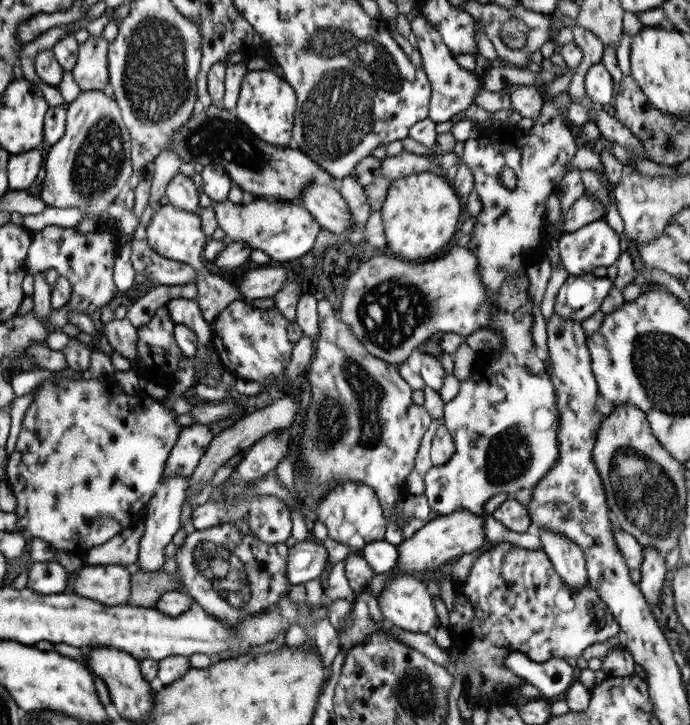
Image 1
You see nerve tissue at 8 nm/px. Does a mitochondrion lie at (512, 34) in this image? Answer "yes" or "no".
yes

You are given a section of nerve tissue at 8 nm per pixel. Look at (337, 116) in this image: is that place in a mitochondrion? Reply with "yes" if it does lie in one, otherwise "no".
yes

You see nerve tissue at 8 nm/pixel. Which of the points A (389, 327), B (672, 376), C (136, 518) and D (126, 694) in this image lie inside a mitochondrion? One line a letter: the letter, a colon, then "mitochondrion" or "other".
A: mitochondrion
B: mitochondrion
C: other
D: other

